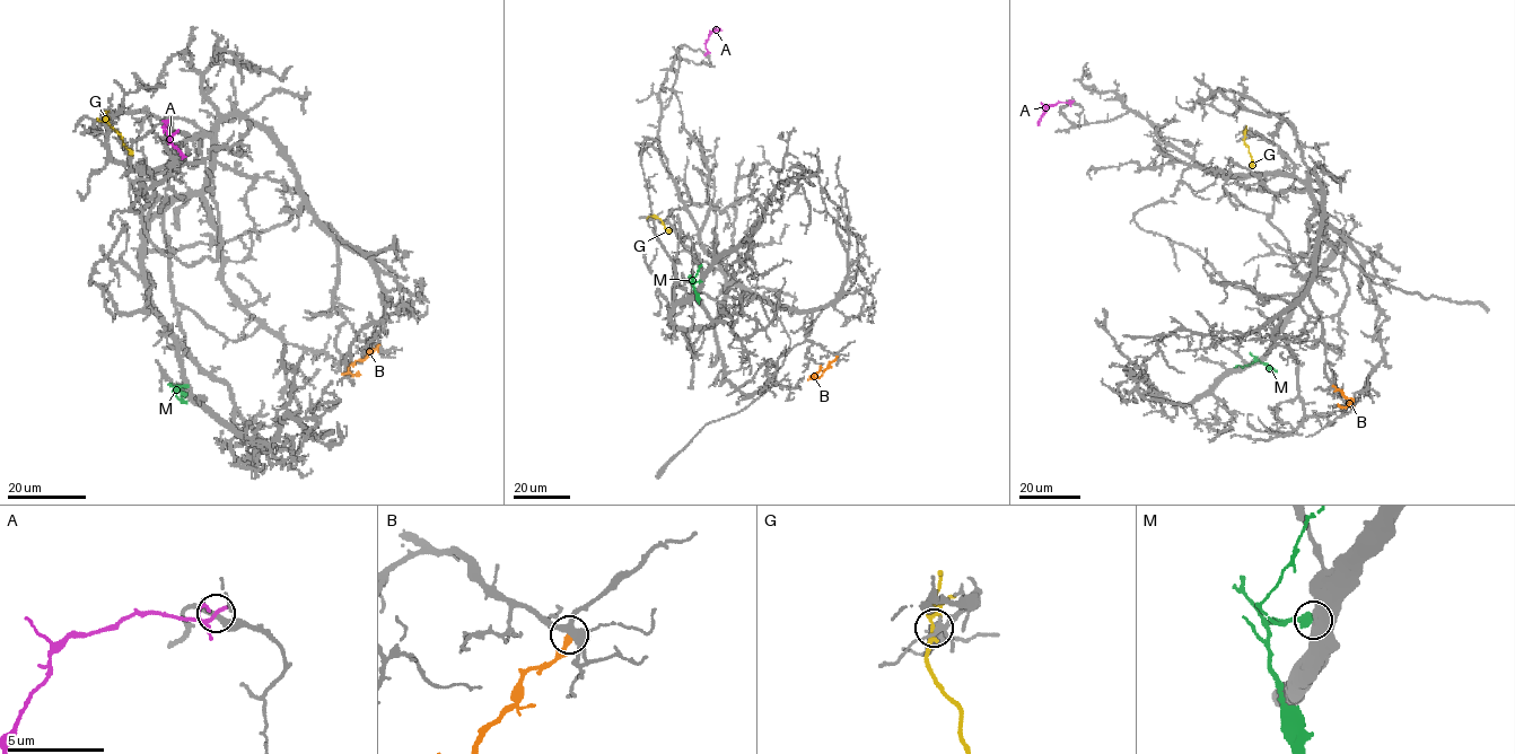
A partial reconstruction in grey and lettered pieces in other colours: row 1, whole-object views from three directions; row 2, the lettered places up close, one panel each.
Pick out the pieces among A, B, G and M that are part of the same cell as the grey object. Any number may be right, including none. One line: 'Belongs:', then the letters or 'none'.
Belongs: G

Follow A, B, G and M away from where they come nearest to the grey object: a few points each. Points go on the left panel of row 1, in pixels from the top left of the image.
A: (164, 122), (169, 141), (182, 158)
B: (378, 344), (367, 357), (350, 365), (349, 371), (357, 375), (358, 371)
G: (108, 122), (133, 156)
M: (185, 386), (175, 395), (186, 404)

